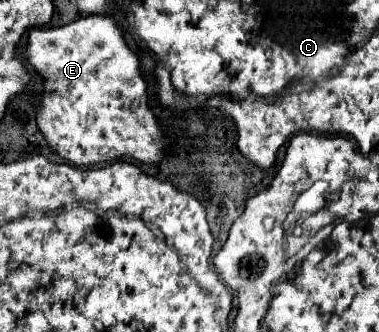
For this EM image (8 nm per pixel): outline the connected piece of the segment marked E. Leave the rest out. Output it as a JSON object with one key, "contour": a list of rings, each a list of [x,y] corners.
{"contour":[[[86,16],[86,18],[80,18],[72,24],[66,24],[66,26],[60,26],[60,28],[34,28],[28,36],[28,62],[36,68],[36,72],[46,80],[44,82],[44,100],[40,102],[40,108],[38,108],[38,128],[40,132],[46,136],[48,144],[66,160],[70,160],[72,164],[76,166],[90,166],[90,164],[100,164],[100,162],[110,162],[114,158],[120,158],[120,156],[132,156],[140,162],[148,162],[148,164],[158,164],[162,154],[164,154],[164,144],[162,144],[162,130],[148,106],[147,87],[143,79],[142,73],[139,68],[139,60],[136,58],[136,54],[126,46],[124,38],[122,38],[122,32],[120,28],[114,24],[114,20],[110,18],[104,18],[104,16]]]}

